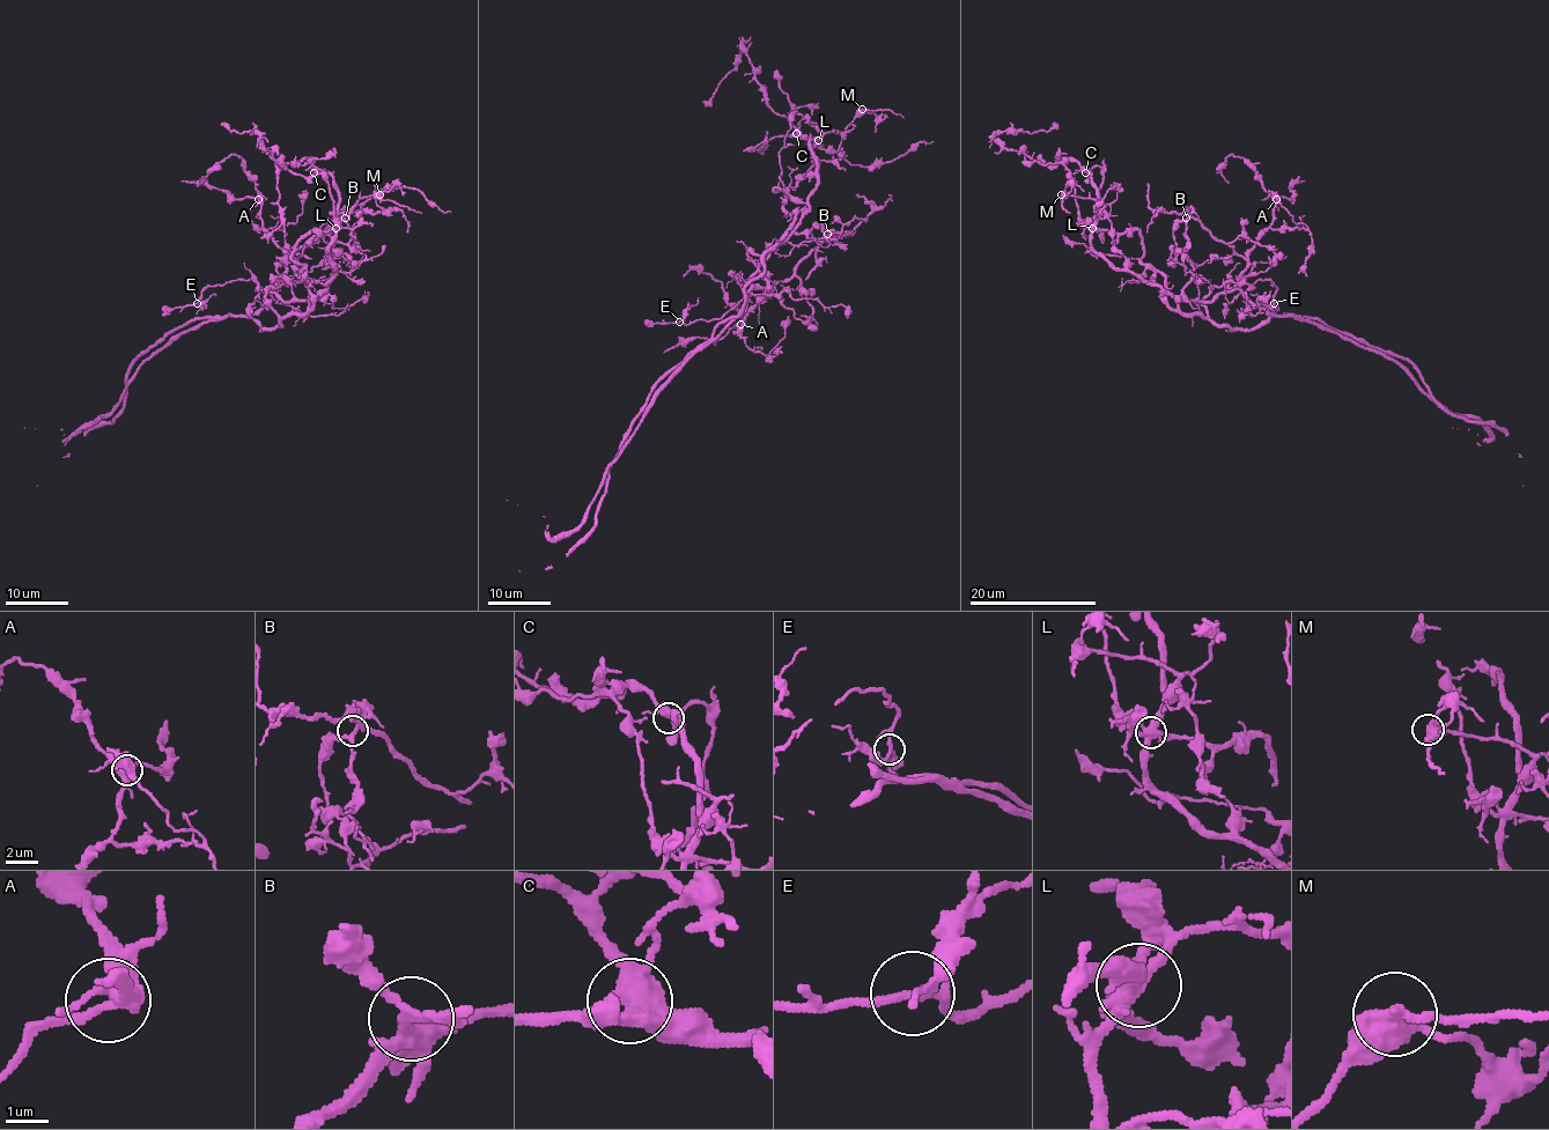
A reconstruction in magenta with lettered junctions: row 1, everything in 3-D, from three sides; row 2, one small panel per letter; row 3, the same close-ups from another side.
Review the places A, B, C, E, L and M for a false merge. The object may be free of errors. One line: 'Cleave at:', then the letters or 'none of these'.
Cleave at: L

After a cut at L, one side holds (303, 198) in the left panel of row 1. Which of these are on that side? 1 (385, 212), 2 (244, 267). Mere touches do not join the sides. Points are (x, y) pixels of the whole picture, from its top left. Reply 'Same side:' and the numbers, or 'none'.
Same side: 1, 2

